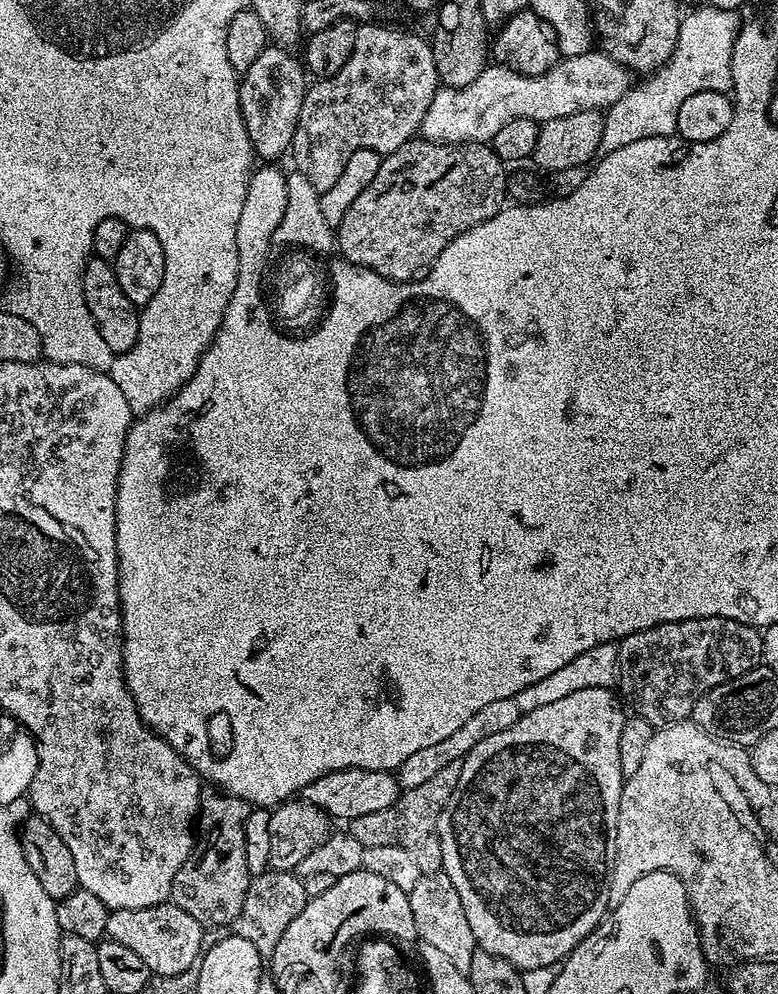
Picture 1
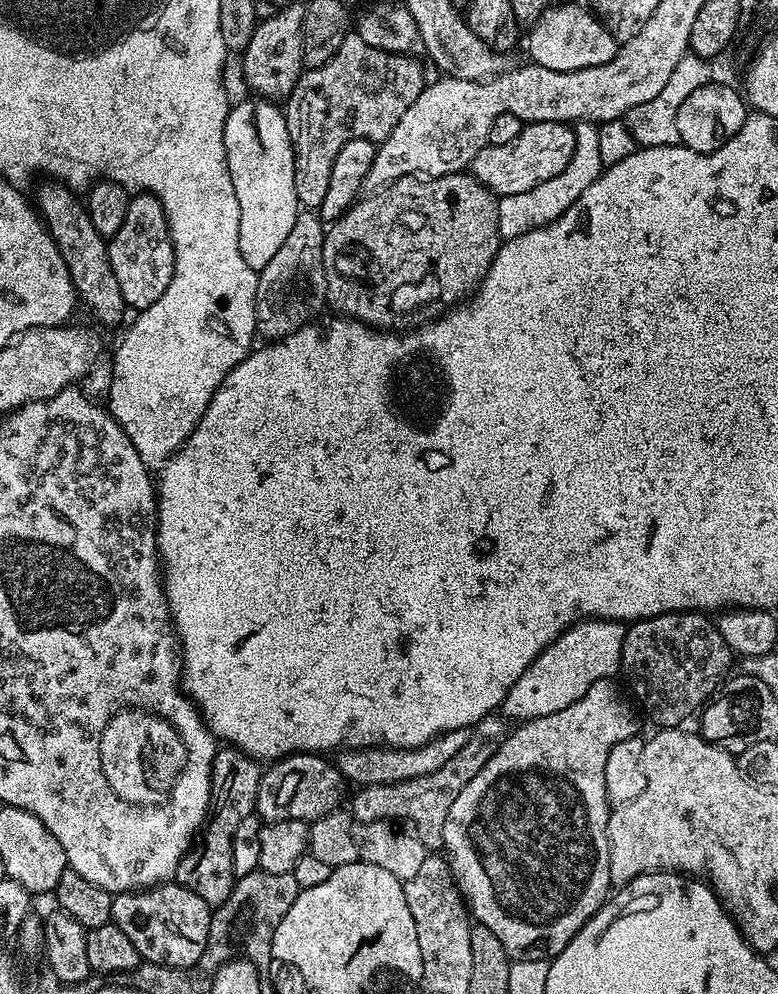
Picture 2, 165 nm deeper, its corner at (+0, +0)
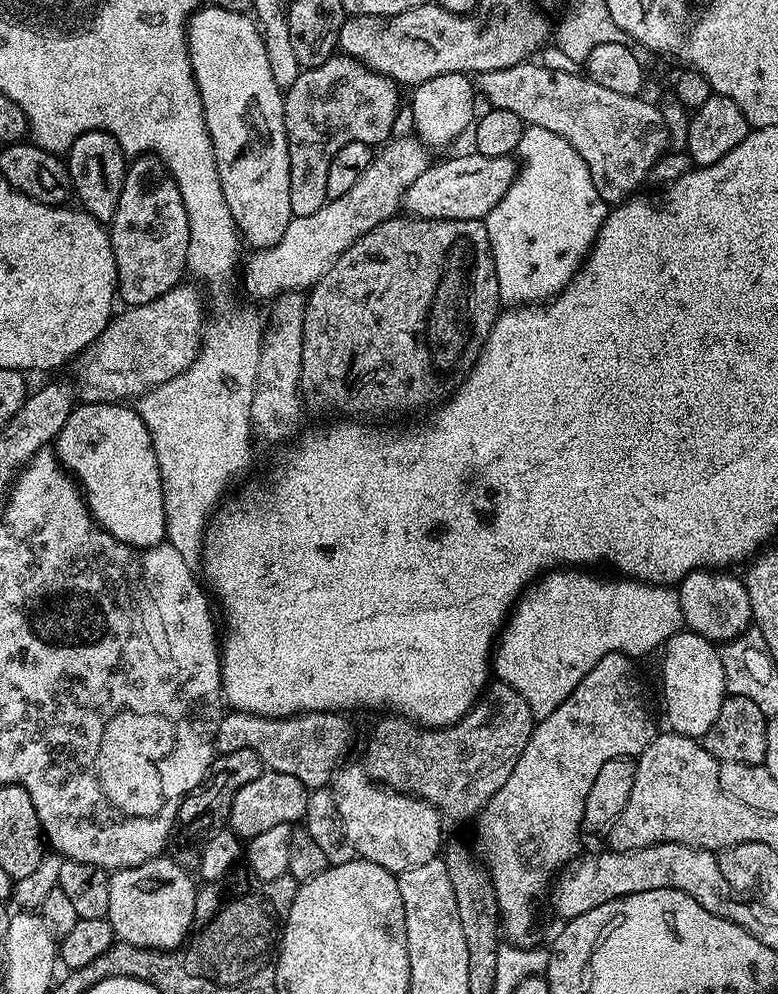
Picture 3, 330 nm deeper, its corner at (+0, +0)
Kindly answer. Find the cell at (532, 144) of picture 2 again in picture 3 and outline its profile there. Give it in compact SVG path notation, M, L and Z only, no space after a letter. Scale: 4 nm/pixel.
M469 152L469 156L429 163L425 172L418 174L414 186L406 190L403 211L418 220L484 220L488 217L512 185L518 164L512 156Z

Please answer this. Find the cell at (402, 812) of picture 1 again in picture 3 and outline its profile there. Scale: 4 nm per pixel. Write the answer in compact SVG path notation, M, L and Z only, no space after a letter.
M499 682L489 683L472 709L449 728L425 730L402 716L388 714L385 717L385 720L377 722L372 732L368 757L362 760L364 772L385 788L405 792L407 796L419 796L427 804L433 804L445 821L471 821L475 817L485 802L506 782L506 778L510 778L510 770L514 770L522 750L526 750L526 742L532 737L534 727L532 711L530 706L526 706L522 694L518 694L518 690L508 684Z

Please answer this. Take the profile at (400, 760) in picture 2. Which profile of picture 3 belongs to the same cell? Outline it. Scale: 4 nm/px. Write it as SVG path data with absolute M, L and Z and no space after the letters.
M232 710L220 717L216 750L220 754L234 750L254 750L265 769L294 774L294 778L298 778L298 782L302 782L309 790L323 788L345 759L343 756L352 748L352 726L346 717L338 712L302 712L299 716L266 718Z

